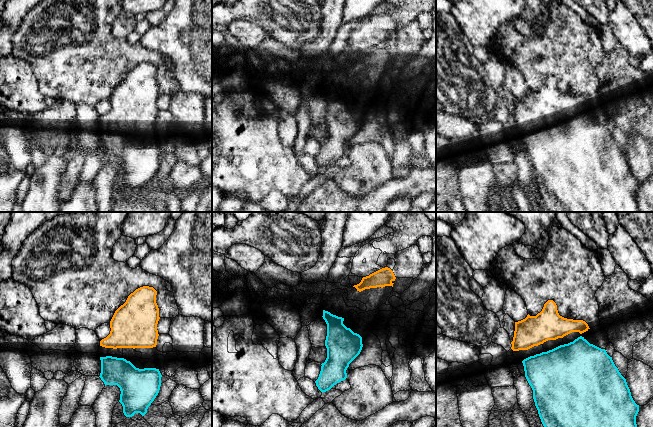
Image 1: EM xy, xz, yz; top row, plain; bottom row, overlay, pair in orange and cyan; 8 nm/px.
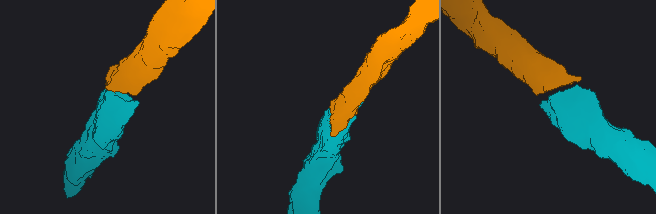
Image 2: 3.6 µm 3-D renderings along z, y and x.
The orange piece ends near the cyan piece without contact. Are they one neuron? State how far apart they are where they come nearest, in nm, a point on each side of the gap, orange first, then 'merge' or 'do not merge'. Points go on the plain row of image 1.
20 nm | yz (580, 109), (580, 112) | merge

